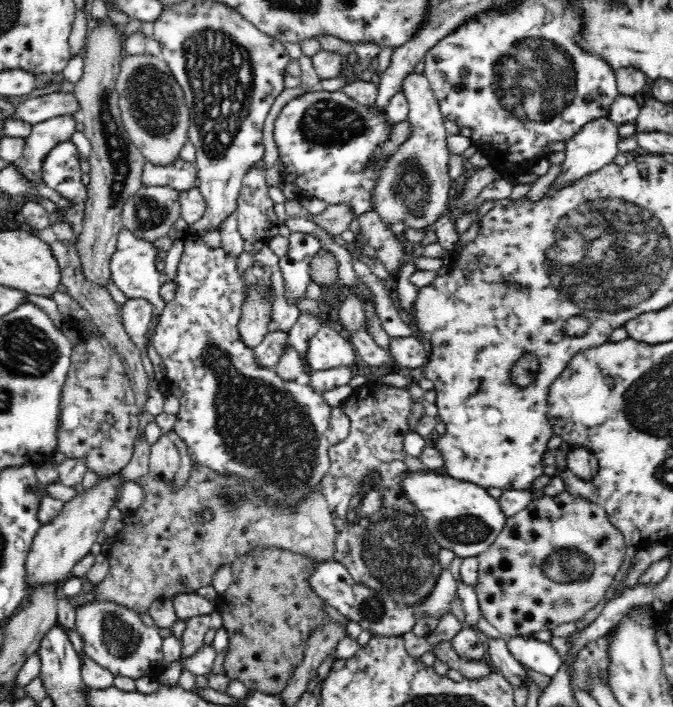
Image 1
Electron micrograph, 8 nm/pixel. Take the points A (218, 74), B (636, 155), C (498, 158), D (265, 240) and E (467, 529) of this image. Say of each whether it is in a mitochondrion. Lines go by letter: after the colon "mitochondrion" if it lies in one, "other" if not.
A: mitochondrion
B: other
C: other
D: other
E: mitochondrion

